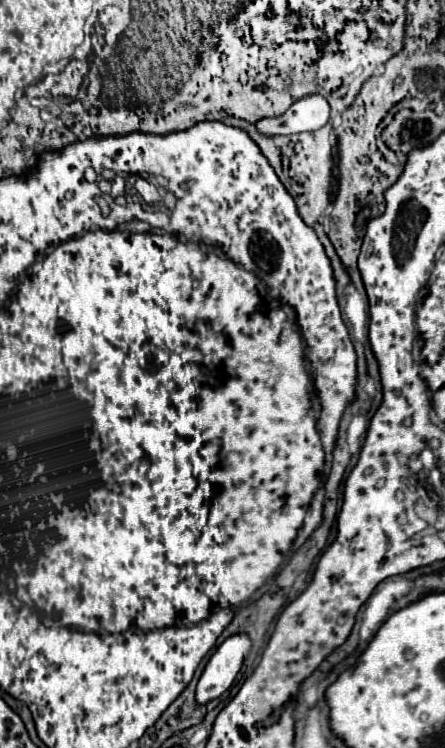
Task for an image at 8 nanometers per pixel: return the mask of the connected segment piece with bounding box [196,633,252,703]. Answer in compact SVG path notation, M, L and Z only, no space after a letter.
M246 633L230 635L208 659L204 673L196 687L196 701L206 703L220 697L236 679L244 657L248 655L252 641Z

